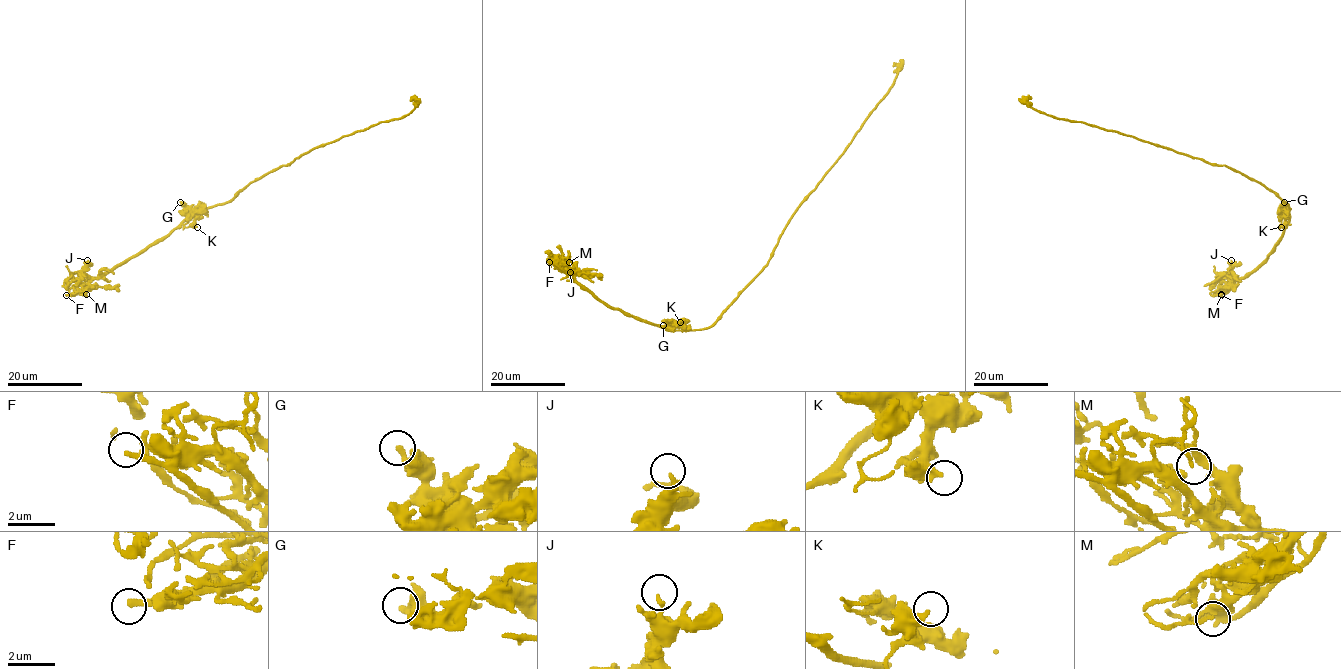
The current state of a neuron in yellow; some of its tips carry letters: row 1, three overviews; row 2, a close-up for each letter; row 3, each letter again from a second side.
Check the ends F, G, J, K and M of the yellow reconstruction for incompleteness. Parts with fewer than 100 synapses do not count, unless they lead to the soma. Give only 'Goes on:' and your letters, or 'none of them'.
Goes on: F

